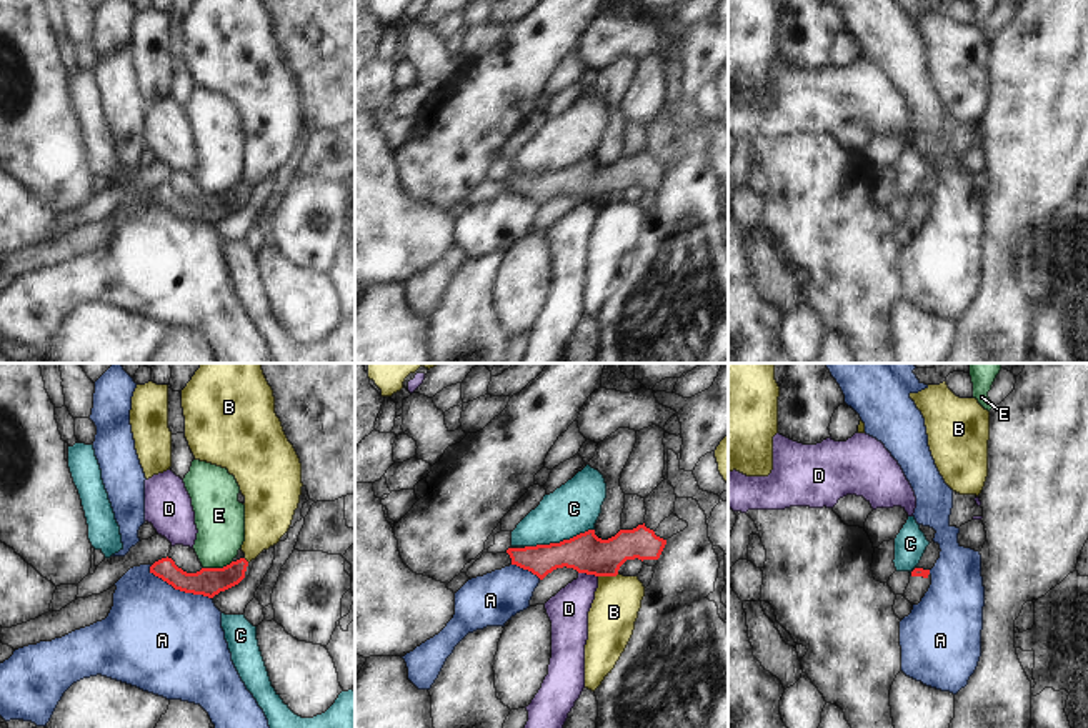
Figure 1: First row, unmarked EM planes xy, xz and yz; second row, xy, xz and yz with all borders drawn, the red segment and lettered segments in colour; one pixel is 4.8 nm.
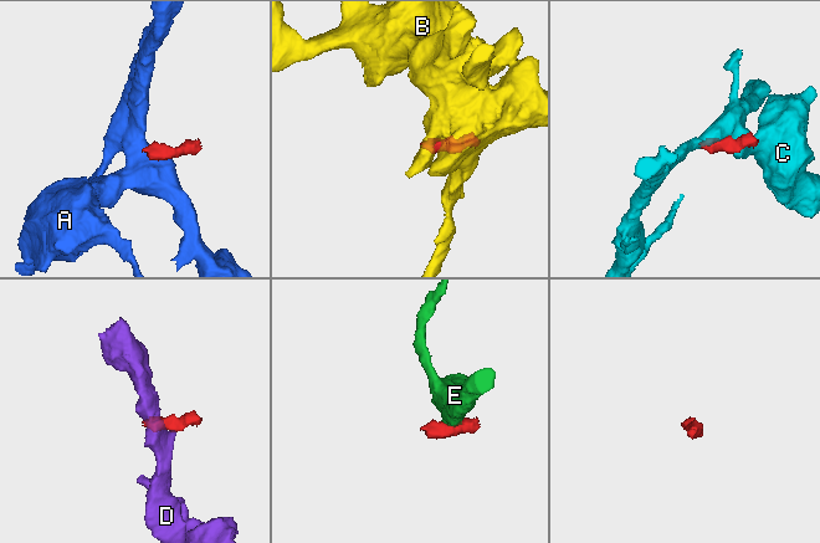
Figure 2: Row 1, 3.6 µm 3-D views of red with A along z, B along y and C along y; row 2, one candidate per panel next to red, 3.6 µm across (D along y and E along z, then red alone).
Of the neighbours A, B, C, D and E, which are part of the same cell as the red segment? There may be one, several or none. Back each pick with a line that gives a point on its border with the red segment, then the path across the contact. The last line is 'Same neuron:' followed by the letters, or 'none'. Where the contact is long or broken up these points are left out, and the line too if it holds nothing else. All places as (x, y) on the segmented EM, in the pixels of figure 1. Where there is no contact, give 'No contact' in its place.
Same neuron: none

